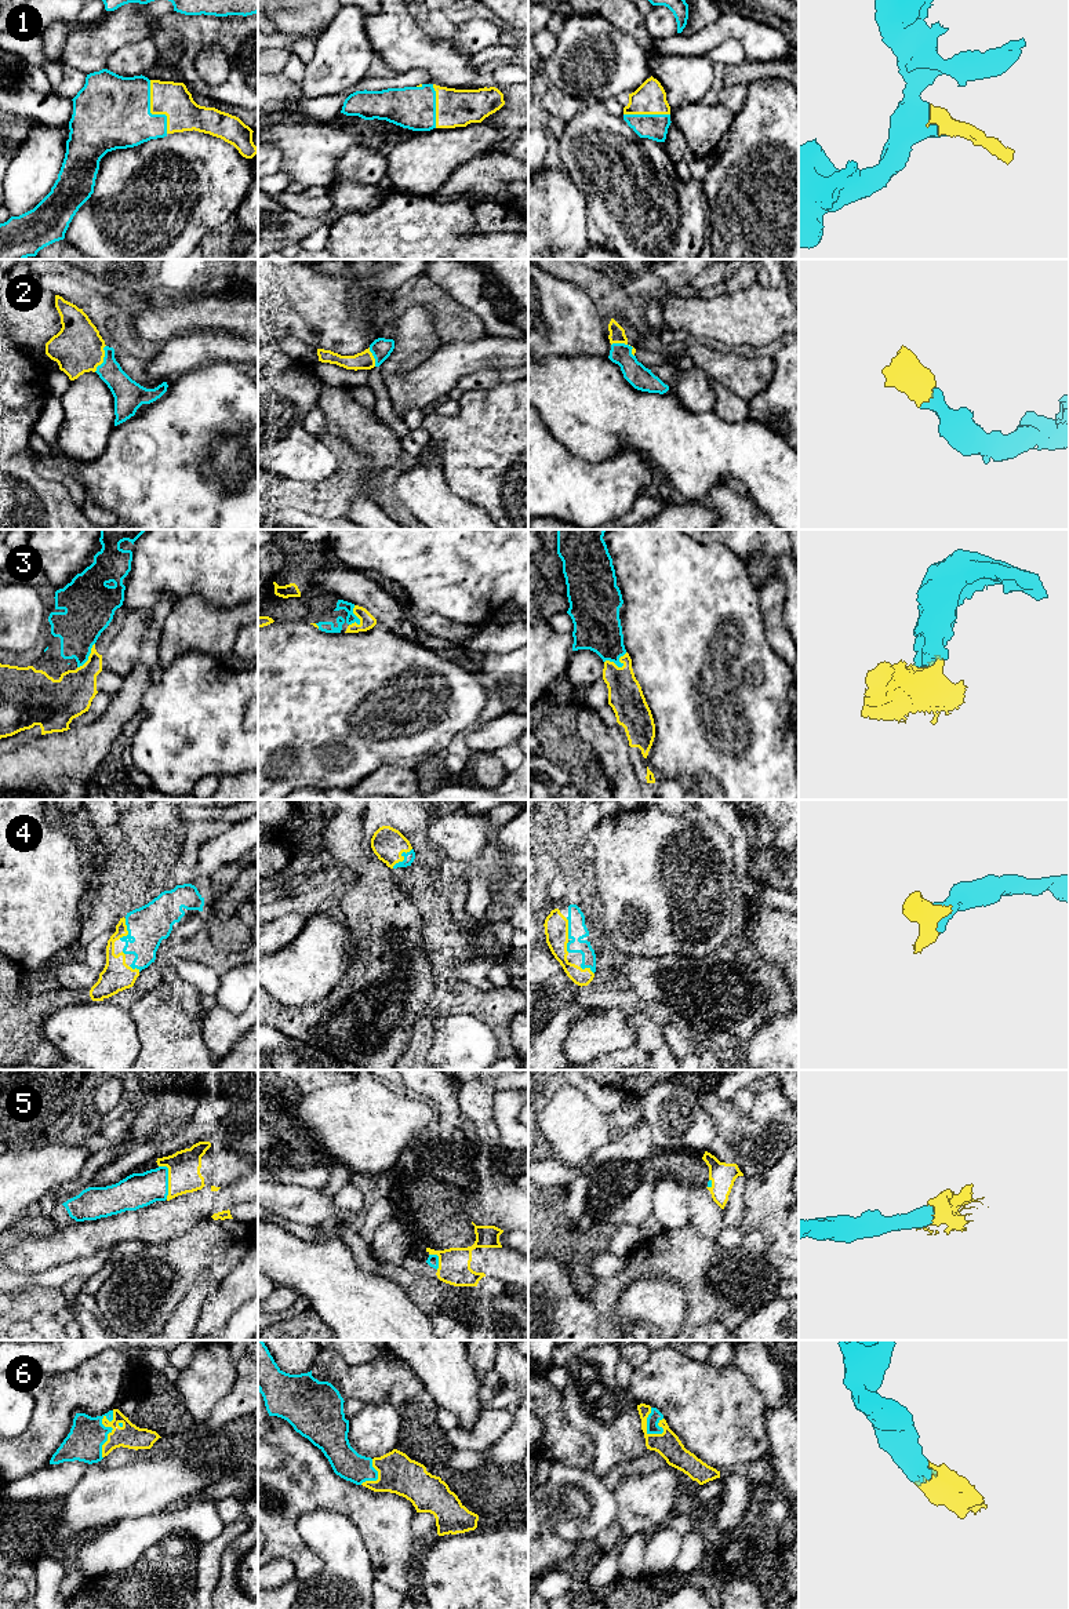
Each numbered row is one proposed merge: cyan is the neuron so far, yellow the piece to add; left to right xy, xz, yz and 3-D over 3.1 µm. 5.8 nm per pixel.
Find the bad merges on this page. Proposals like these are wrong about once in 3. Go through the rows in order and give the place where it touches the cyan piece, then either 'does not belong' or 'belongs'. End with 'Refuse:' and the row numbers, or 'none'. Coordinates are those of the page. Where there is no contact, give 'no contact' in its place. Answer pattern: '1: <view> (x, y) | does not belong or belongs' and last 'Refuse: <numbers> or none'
1: xy (149, 112) | belongs
2: yz (626, 345) | belongs
3: yz (620, 666) | belongs
4: xz (404, 858) | belongs
5: xy (167, 1179) | belongs
6: xy (111, 1427) | belongs
Refuse: none

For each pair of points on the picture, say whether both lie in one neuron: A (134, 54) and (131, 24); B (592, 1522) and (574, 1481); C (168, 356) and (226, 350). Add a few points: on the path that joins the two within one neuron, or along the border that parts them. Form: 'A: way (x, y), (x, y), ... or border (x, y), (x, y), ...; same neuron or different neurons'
A: border (148, 37), (122, 46), (106, 62); different neurons
B: way (582, 1513), (577, 1506), (574, 1491); same neuron
C: way (182, 353), (213, 350); same neuron

